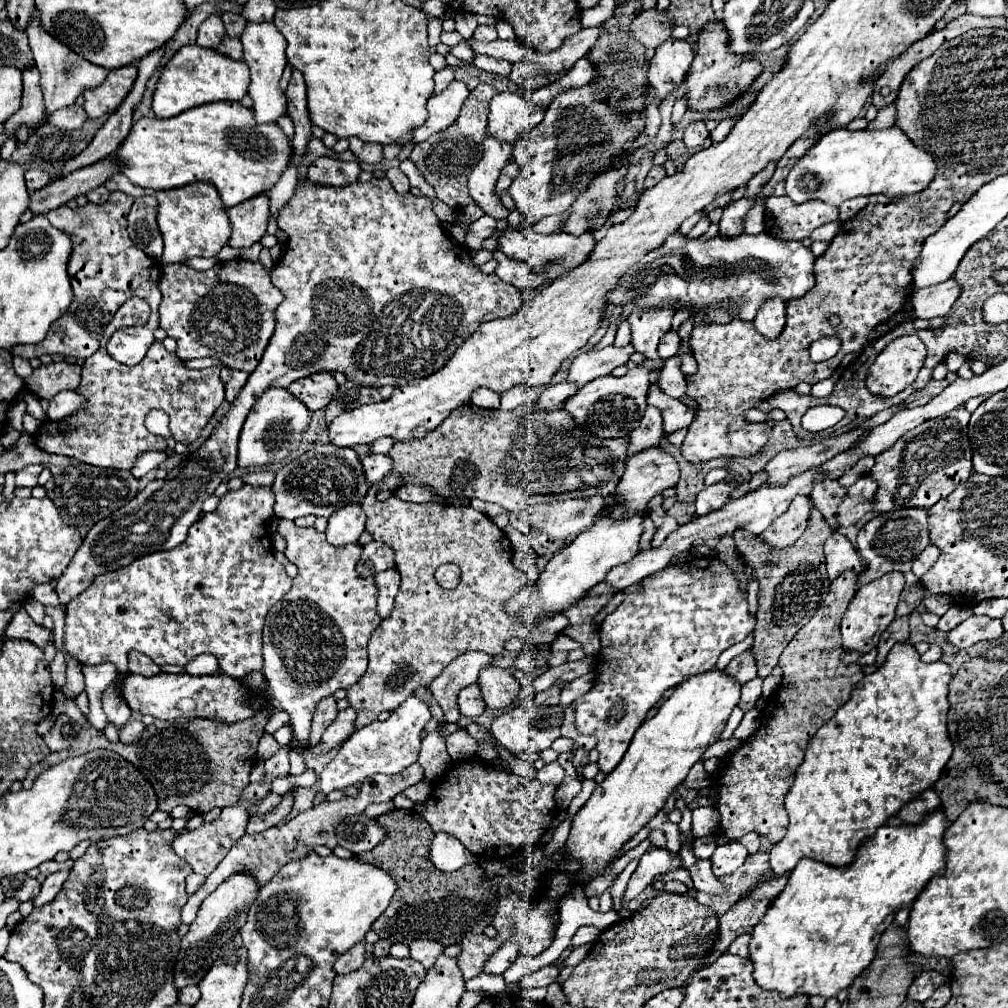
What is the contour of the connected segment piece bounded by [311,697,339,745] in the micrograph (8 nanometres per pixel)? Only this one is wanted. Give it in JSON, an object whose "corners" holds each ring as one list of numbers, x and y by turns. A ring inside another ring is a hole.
{"corners":[[327,697,323,699,317,709,315,709,315,715,313,715,313,725,311,725,311,745,319,743,321,741,321,735,323,731,335,721,337,717,337,705,335,705,335,699,333,697]]}

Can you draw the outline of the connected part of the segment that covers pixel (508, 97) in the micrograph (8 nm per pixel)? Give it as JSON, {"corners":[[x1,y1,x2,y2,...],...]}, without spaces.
{"corners":[[497,93,489,103,489,131,501,141,515,143,543,119,543,107,533,105,519,93]]}

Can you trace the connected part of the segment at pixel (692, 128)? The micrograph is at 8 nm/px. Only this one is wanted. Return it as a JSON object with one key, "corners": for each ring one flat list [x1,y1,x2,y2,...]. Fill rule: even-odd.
{"corners":[[693,121,693,123,689,123,687,127,685,127,685,137,683,137,683,141,685,141,685,145,687,147,701,147,703,145,703,141,705,141,705,137,709,135,709,131,707,131,707,127,705,127,705,123,703,121]]}

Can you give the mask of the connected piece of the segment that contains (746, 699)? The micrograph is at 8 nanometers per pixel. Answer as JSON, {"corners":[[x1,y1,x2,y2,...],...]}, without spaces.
{"corners":[[755,677,751,679,751,683,745,683,743,685,743,691,741,691,741,699,739,699,739,707,743,711,749,711,751,707,755,707,757,699,761,697,761,677]]}

